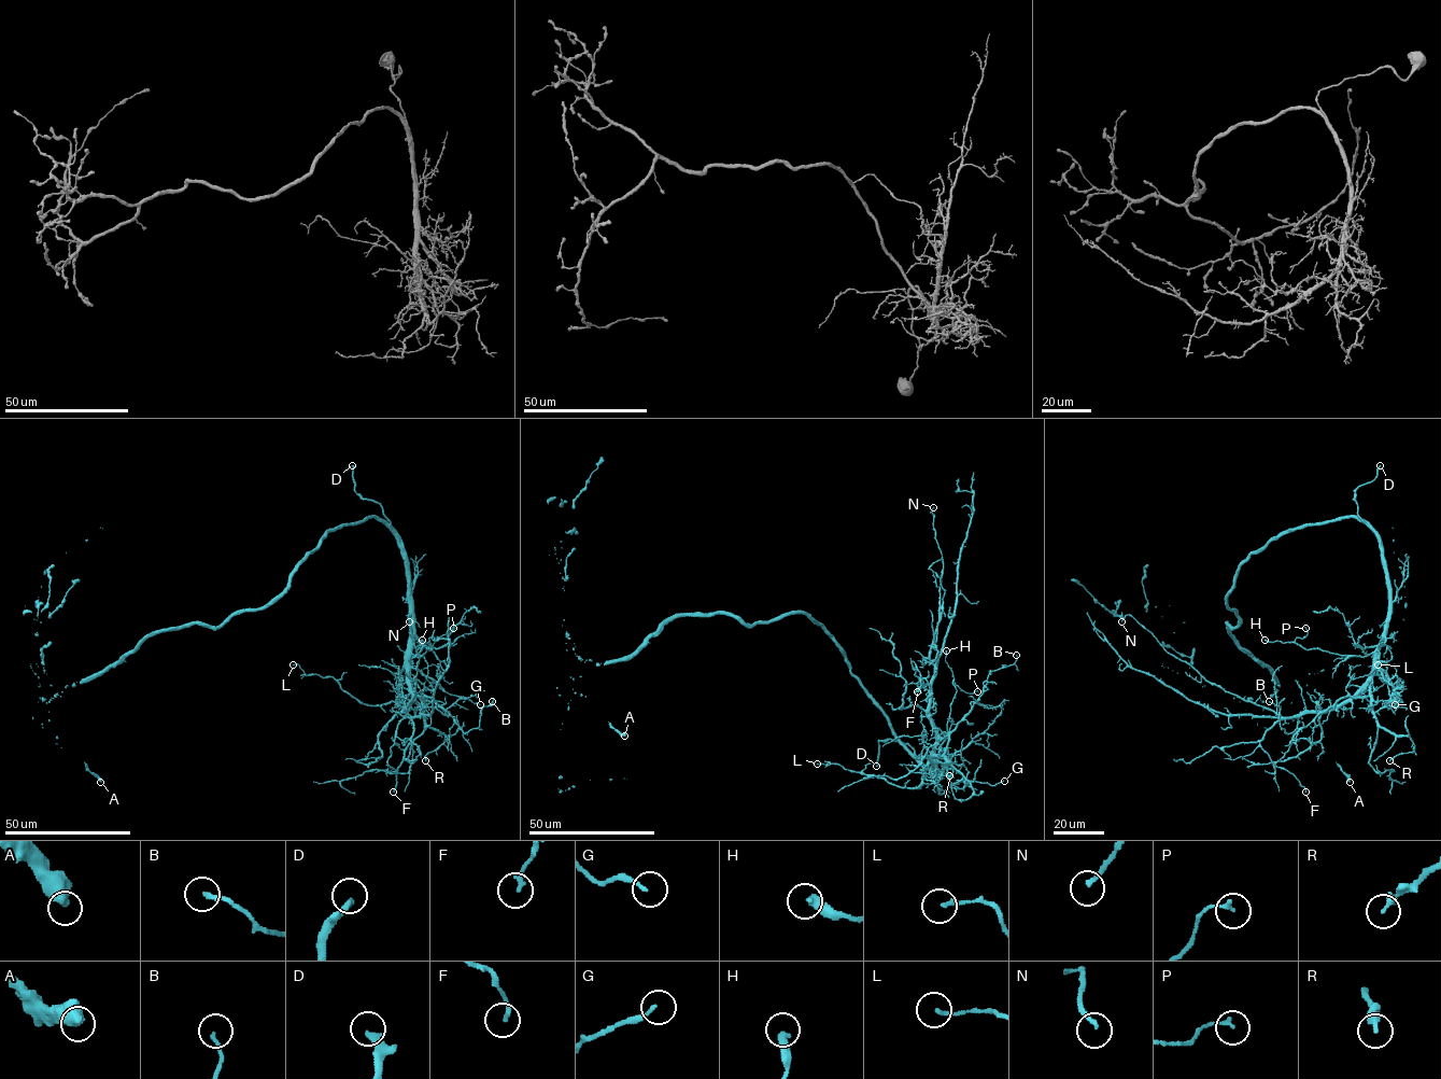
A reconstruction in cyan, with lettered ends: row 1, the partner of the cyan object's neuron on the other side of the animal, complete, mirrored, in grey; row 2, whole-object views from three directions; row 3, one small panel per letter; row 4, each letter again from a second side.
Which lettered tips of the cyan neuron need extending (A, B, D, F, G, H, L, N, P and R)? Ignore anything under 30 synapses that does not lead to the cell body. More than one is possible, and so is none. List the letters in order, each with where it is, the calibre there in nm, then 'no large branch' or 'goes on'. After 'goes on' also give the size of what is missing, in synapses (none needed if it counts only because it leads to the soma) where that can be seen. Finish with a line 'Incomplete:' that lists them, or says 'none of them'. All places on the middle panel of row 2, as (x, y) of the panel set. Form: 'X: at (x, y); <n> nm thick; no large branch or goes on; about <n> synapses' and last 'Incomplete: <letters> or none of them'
A: at (624, 736); 550 nm thick; no large branch
B: at (1016, 655); 160 nm thick; no large branch
D: at (876, 766); 300 nm thick; goes on
F: at (917, 691); 180 nm thick; no large branch
G: at (1004, 781); 130 nm thick; no large branch
H: at (946, 650); 380 nm thick; no large branch
L: at (817, 764); 160 nm thick; no large branch
N: at (933, 507); 190 nm thick; no large branch
P: at (977, 691); 160 nm thick; no large branch
R: at (949, 775); 240 nm thick; no large branch
Incomplete: D

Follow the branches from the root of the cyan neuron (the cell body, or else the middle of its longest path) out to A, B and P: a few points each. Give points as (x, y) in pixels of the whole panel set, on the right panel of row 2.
A: (1260, 547), (1240, 566), (1227, 594), (1238, 617), (1227, 632), (1273, 673), (1274, 692), (1310, 747), (1350, 782)
B: (1260, 547), (1355, 517), (1376, 537), (1388, 590), (1368, 696), (1343, 697), (1288, 733), (1269, 701)
P: (1260, 547), (1343, 518), (1375, 533), (1388, 590), (1376, 648), (1303, 648), (1295, 640), (1305, 628)

